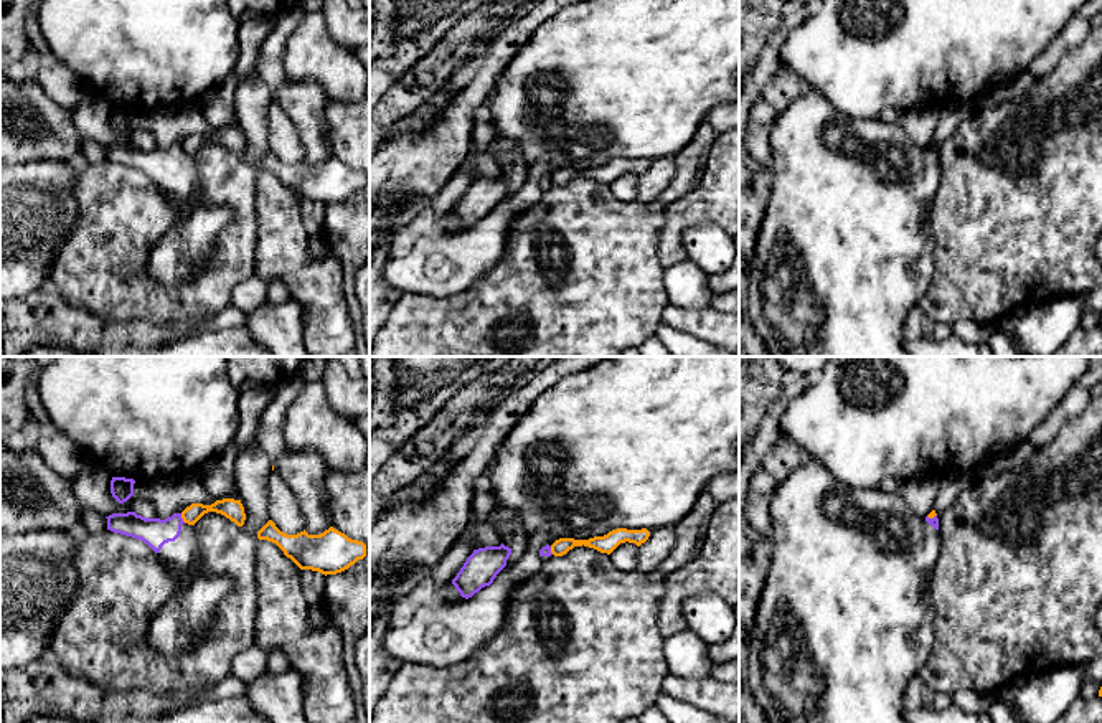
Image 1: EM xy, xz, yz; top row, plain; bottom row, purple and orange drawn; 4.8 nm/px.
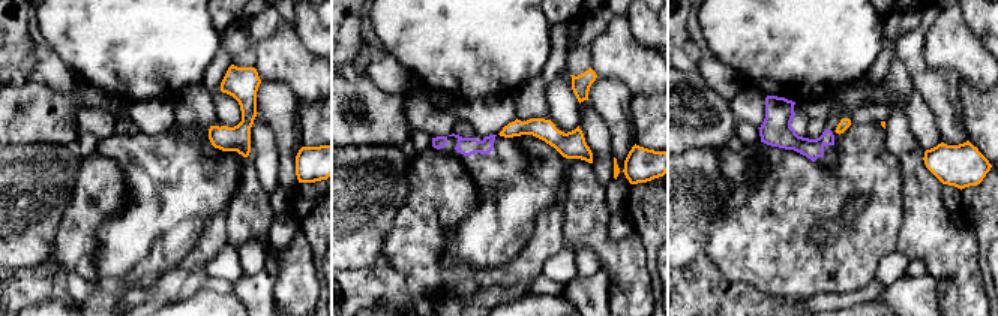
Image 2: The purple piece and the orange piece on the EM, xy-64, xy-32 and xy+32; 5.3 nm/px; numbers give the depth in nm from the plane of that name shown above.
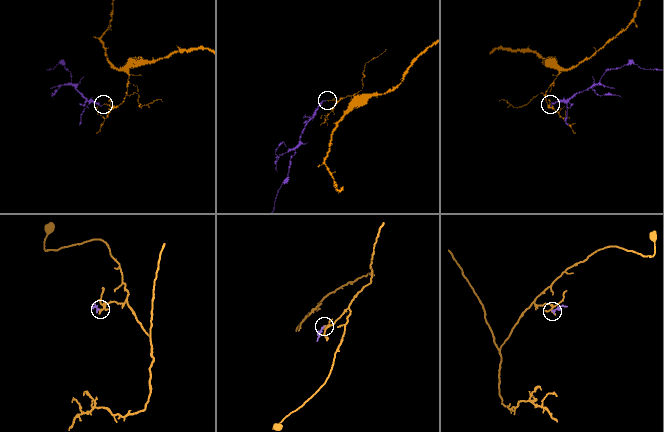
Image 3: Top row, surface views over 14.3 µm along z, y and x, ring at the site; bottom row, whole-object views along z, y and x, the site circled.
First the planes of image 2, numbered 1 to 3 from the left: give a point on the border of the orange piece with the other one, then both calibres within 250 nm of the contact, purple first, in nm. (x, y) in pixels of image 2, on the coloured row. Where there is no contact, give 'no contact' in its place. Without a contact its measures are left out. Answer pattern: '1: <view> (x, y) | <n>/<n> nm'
1: no contact
2: no contact
3: no contact

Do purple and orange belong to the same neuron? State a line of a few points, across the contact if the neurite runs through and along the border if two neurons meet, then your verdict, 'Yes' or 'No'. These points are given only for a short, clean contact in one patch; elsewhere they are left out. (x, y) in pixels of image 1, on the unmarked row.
Line: xy (180, 144), (185, 152). No

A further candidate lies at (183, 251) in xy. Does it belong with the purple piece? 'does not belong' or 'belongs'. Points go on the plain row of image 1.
belongs

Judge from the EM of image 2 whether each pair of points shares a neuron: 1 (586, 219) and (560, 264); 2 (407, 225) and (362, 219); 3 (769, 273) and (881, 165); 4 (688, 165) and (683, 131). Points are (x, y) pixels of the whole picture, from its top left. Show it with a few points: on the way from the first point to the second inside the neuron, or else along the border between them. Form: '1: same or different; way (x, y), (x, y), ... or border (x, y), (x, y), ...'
1: different; border (565, 246), (574, 252)
2: different; border (407, 190), (407, 198), (384, 240), (381, 256)
3: same; way (782, 240), (839, 183), (848, 178)
4: different; border (718, 147), (694, 147), (683, 152)

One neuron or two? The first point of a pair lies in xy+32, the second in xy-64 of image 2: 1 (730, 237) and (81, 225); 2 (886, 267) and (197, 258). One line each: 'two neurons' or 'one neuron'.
1: one neuron
2: two neurons

